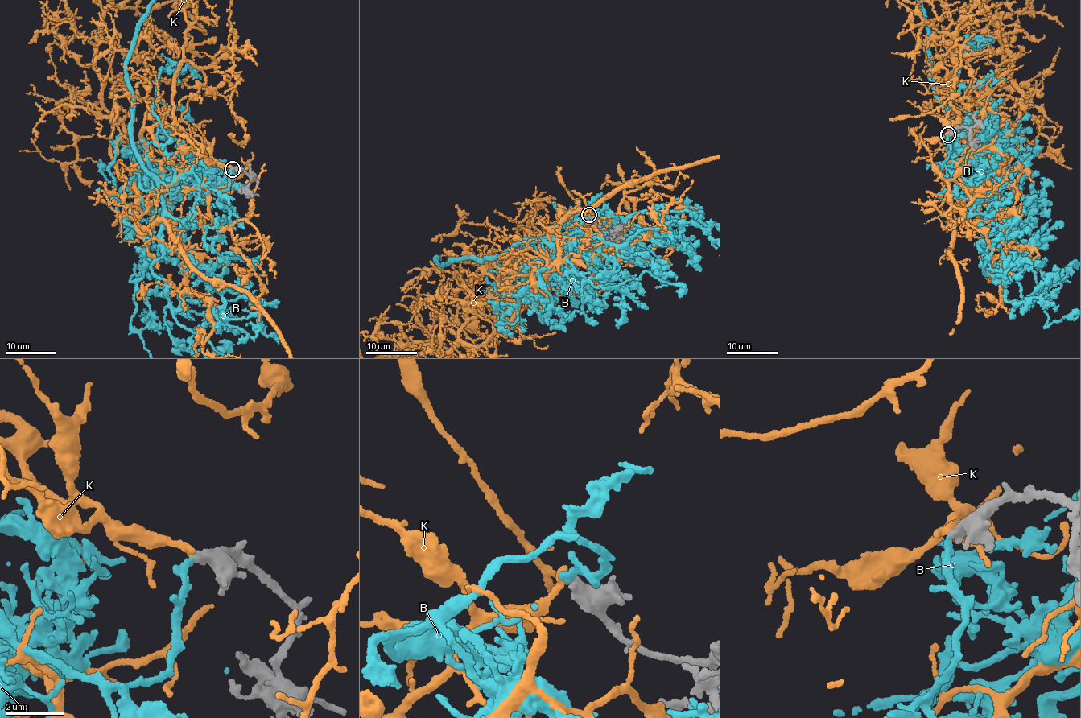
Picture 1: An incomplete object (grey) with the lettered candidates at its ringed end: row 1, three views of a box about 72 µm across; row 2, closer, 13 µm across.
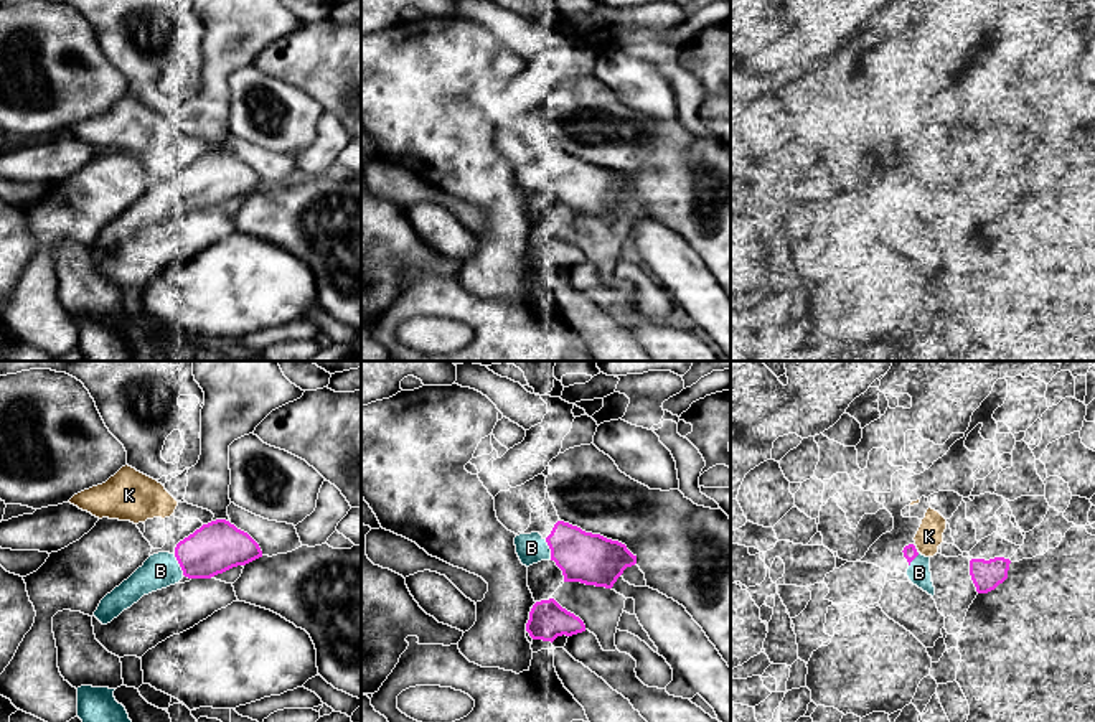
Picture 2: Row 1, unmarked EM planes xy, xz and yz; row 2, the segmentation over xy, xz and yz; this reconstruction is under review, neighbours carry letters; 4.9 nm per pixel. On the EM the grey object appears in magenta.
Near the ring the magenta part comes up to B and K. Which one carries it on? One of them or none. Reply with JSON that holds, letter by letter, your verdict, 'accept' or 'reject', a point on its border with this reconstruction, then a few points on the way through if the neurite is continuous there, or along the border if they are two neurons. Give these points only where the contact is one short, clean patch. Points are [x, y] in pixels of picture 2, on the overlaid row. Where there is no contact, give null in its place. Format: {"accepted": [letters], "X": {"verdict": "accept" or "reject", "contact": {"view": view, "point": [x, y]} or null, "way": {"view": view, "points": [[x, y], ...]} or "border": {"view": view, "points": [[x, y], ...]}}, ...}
{"accepted": ["B"], "B": {"verdict": "accept", "contact": {"view": "xy", "point": [178, 562]}}, "K": {"verdict": "reject", "contact": null}}

